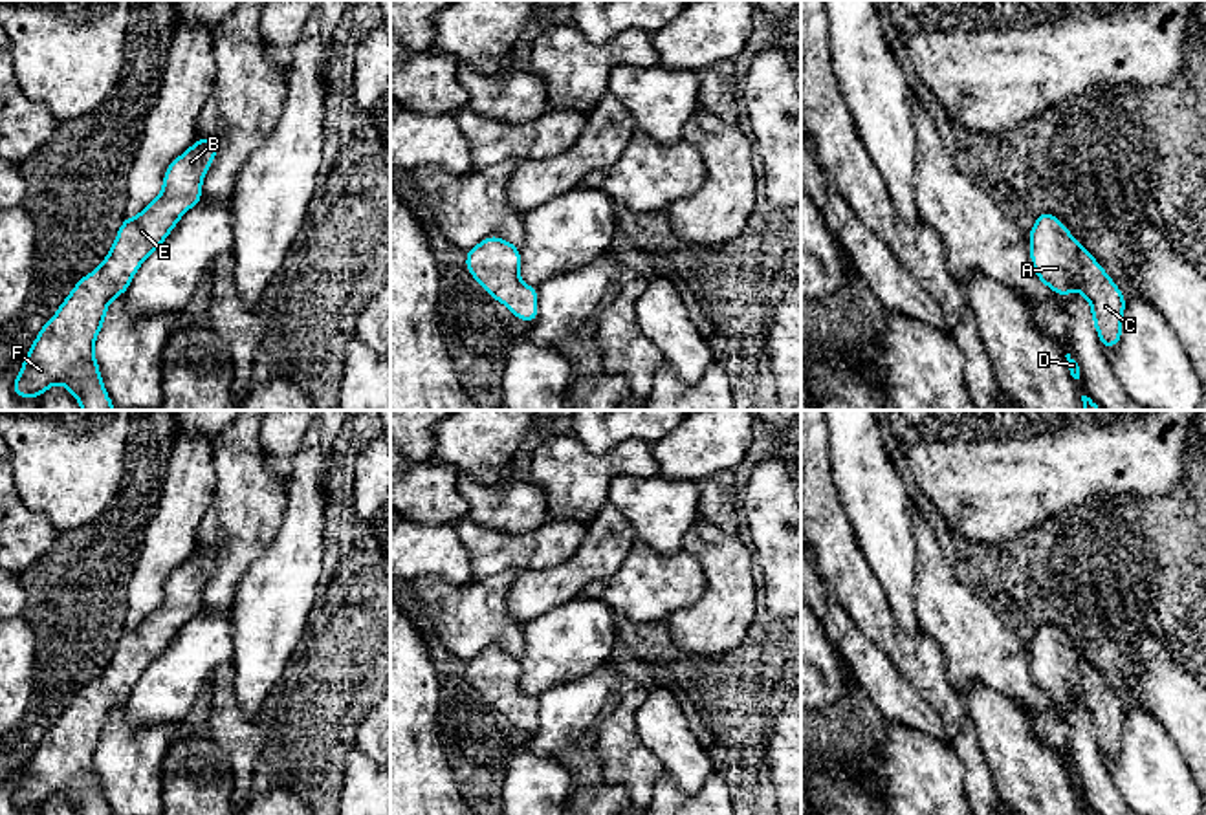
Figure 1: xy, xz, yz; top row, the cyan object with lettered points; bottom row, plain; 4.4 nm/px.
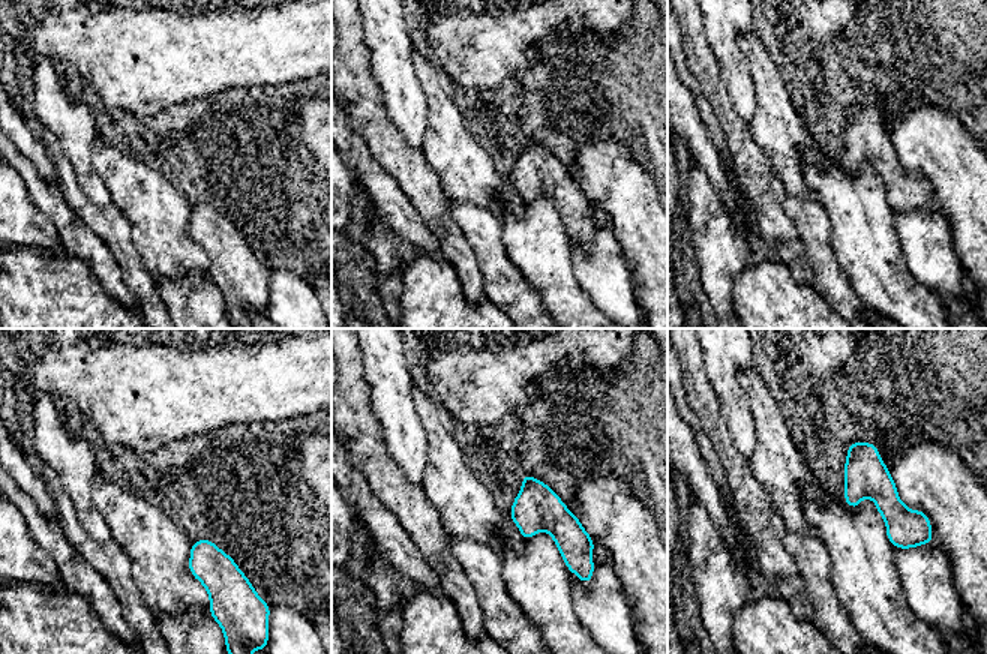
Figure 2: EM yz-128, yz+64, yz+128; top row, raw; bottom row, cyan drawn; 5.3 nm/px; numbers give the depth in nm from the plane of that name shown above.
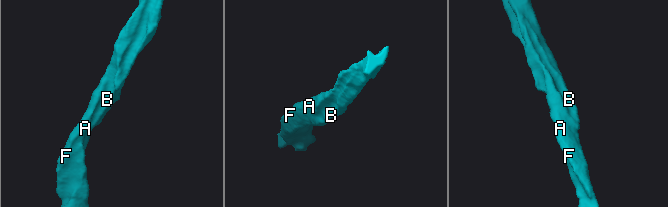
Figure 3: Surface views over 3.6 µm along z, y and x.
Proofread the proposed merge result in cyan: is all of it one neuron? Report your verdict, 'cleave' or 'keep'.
keep

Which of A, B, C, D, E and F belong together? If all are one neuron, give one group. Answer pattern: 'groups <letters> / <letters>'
groups A B C D E F

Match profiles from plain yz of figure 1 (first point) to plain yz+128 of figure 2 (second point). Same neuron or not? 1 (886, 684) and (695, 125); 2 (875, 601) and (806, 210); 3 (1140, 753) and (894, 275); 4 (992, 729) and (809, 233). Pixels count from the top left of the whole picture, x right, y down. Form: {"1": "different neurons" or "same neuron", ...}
{"1": "same neuron", "2": "different neurons", "3": "different neurons", "4": "same neuron"}

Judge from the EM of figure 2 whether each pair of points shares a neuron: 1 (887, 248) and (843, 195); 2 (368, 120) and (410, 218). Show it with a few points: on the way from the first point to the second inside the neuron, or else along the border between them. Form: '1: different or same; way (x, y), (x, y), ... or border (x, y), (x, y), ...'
1: same; way (873, 234), (863, 224), (857, 209)
2: different; border (368, 146), (410, 203)

